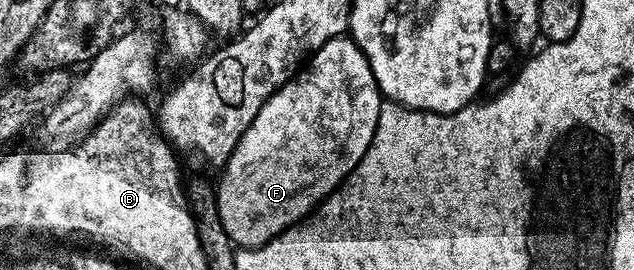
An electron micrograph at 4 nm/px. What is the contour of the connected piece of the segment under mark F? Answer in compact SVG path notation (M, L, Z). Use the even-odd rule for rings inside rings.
M347 35L335 36L311 53L306 66L286 81L266 101L262 110L258 110L254 122L250 122L246 134L242 134L238 146L232 151L224 181L220 188L218 184L215 189L216 208L220 212L220 219L230 222L233 245L238 248L259 248L305 219L324 197L335 192L370 146L381 103L382 93L370 62L355 40Z

